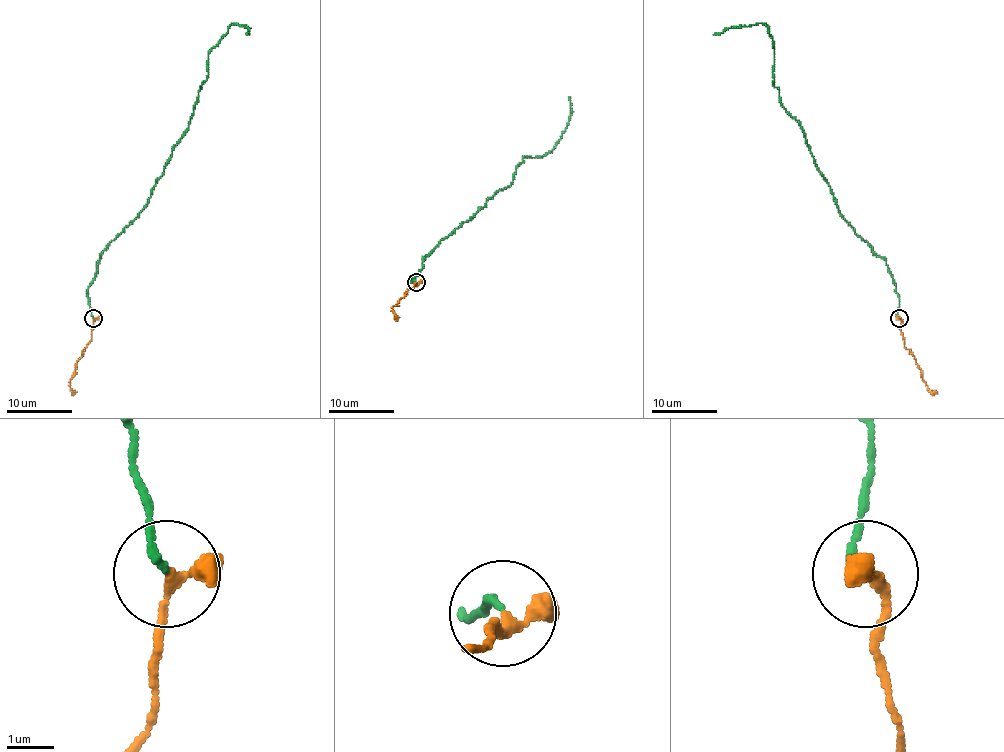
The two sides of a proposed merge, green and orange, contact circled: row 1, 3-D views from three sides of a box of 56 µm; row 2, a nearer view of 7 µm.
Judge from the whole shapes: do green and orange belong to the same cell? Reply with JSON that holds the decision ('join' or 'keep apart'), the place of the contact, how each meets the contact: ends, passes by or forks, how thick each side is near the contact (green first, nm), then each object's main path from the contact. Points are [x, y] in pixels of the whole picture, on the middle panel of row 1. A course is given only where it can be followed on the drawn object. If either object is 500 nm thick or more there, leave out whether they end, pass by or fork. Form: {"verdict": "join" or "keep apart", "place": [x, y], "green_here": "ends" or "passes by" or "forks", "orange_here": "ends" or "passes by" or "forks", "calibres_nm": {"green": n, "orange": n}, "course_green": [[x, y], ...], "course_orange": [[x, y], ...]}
{"verdict": "join", "place": [416, 282], "green_here": "ends", "orange_here": "passes by", "calibres_nm": {"green": 160, "orange": 200}, "course_green": [[415, 281], [410, 279], [422, 261], [508, 187], [524, 157], [540, 157], [555, 146], [568, 121], [568, 97]], "course_orange": [[415, 283], [392, 307], [396, 320]]}

